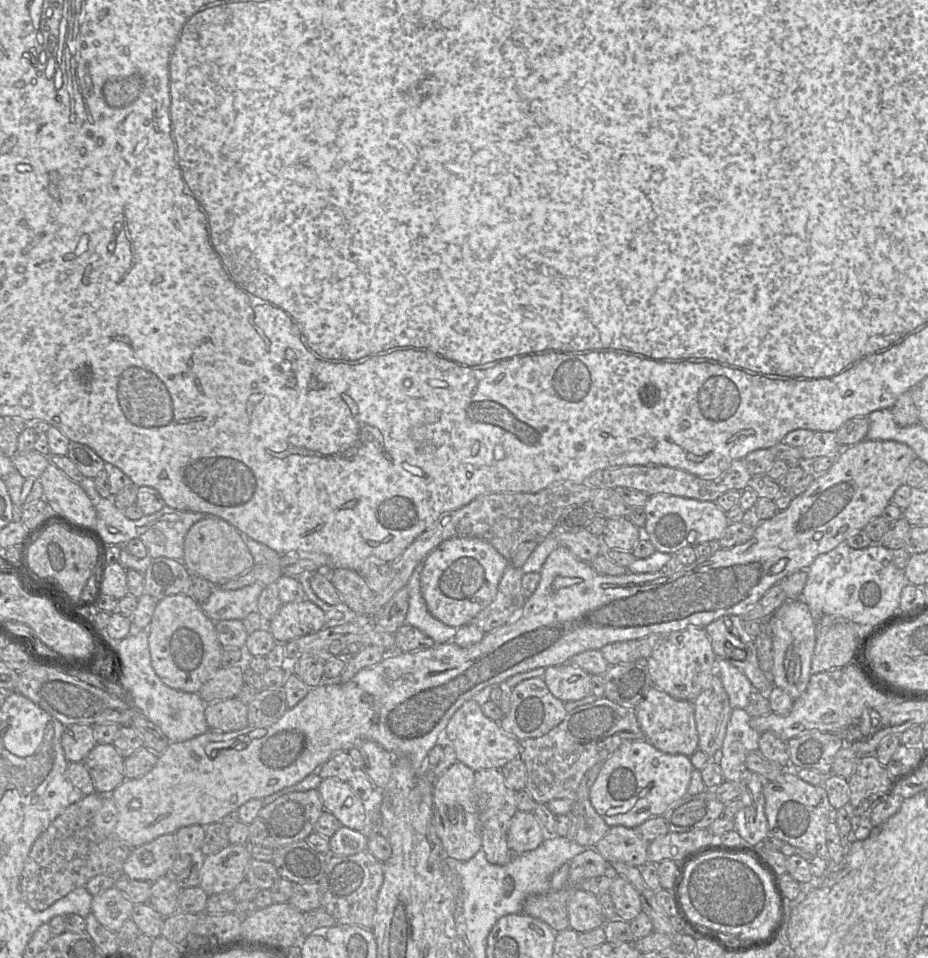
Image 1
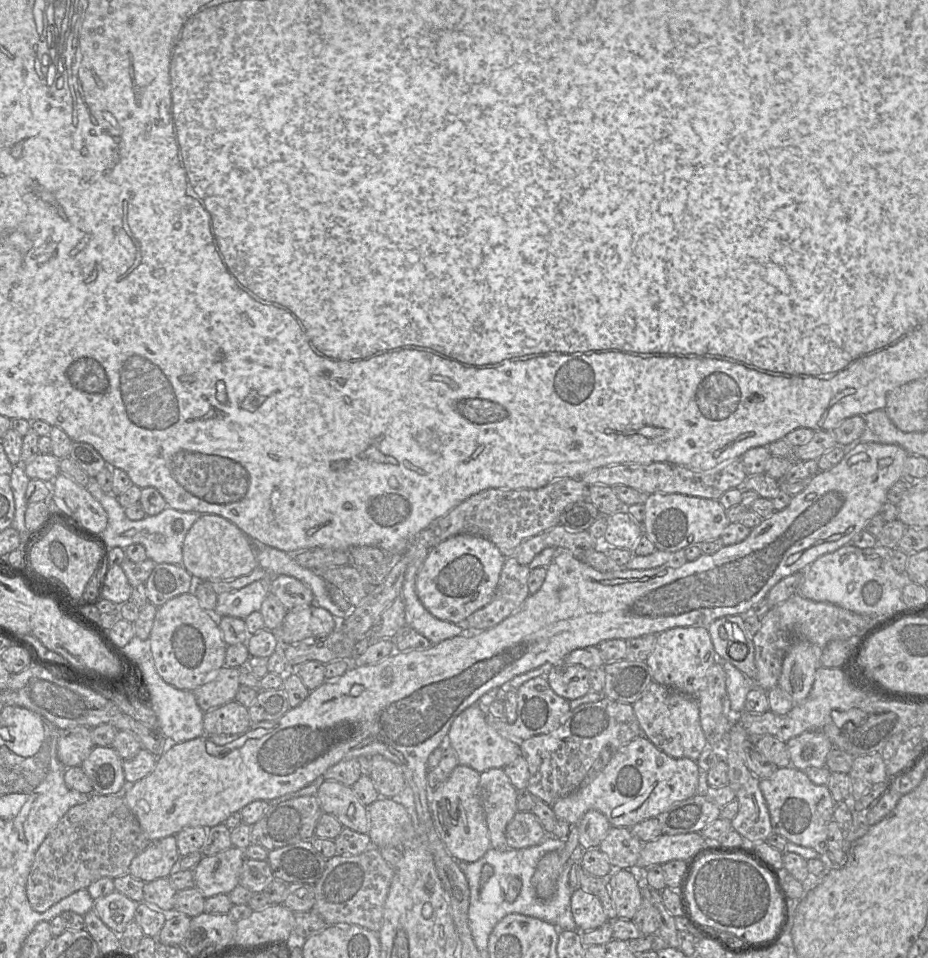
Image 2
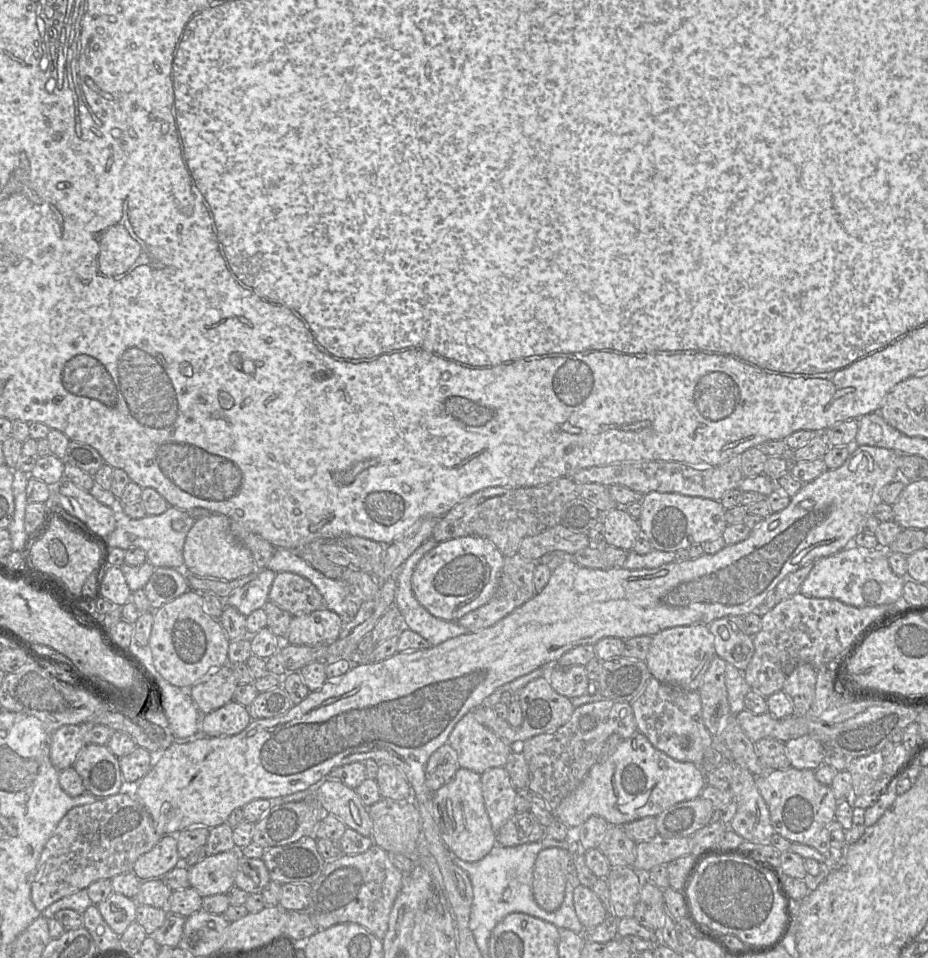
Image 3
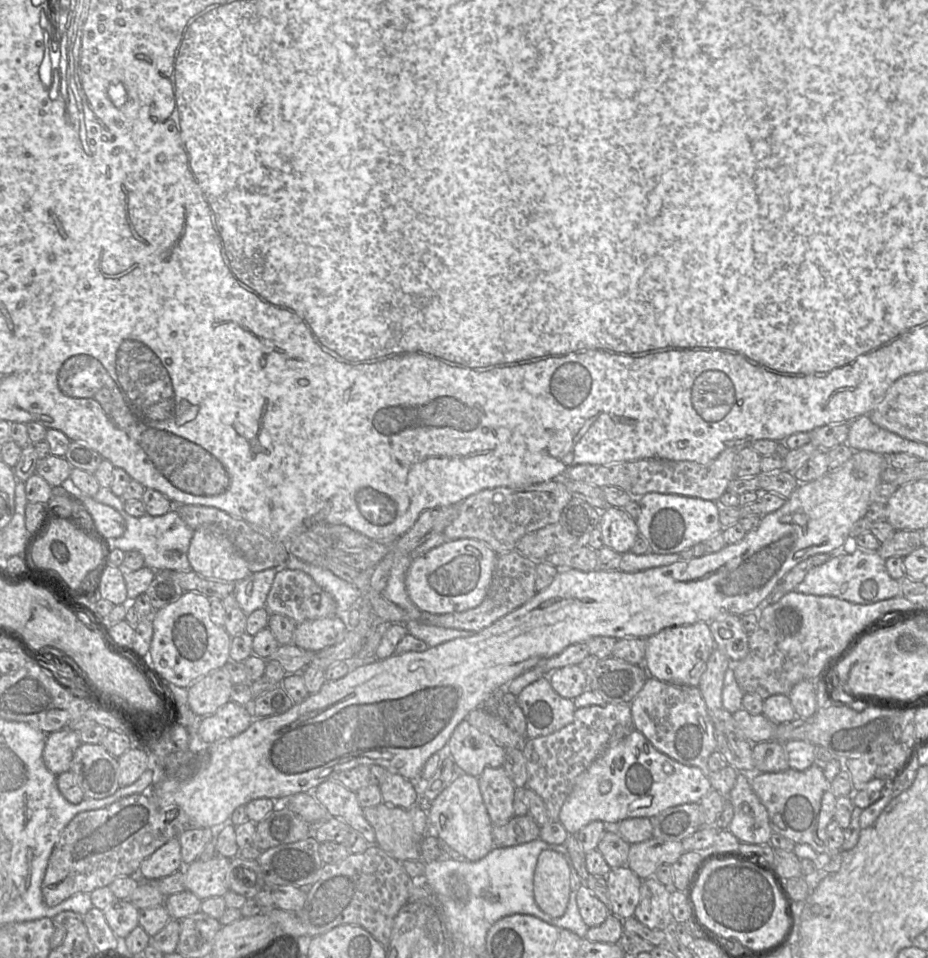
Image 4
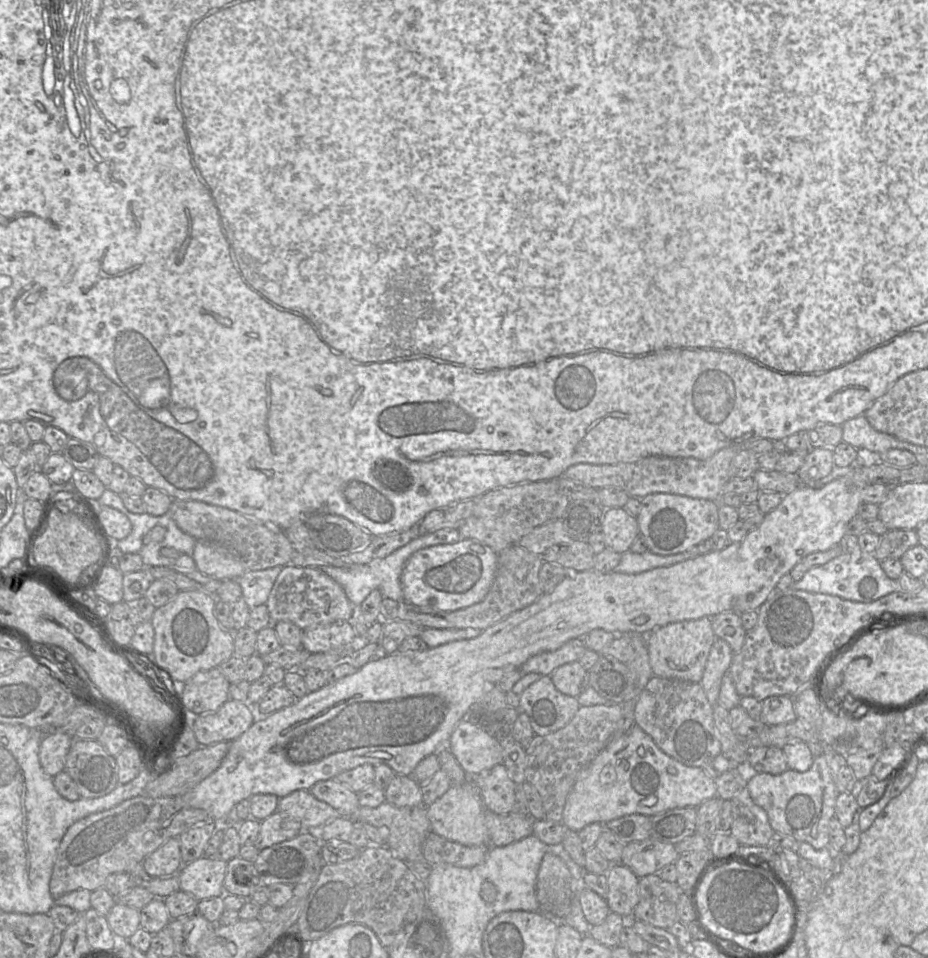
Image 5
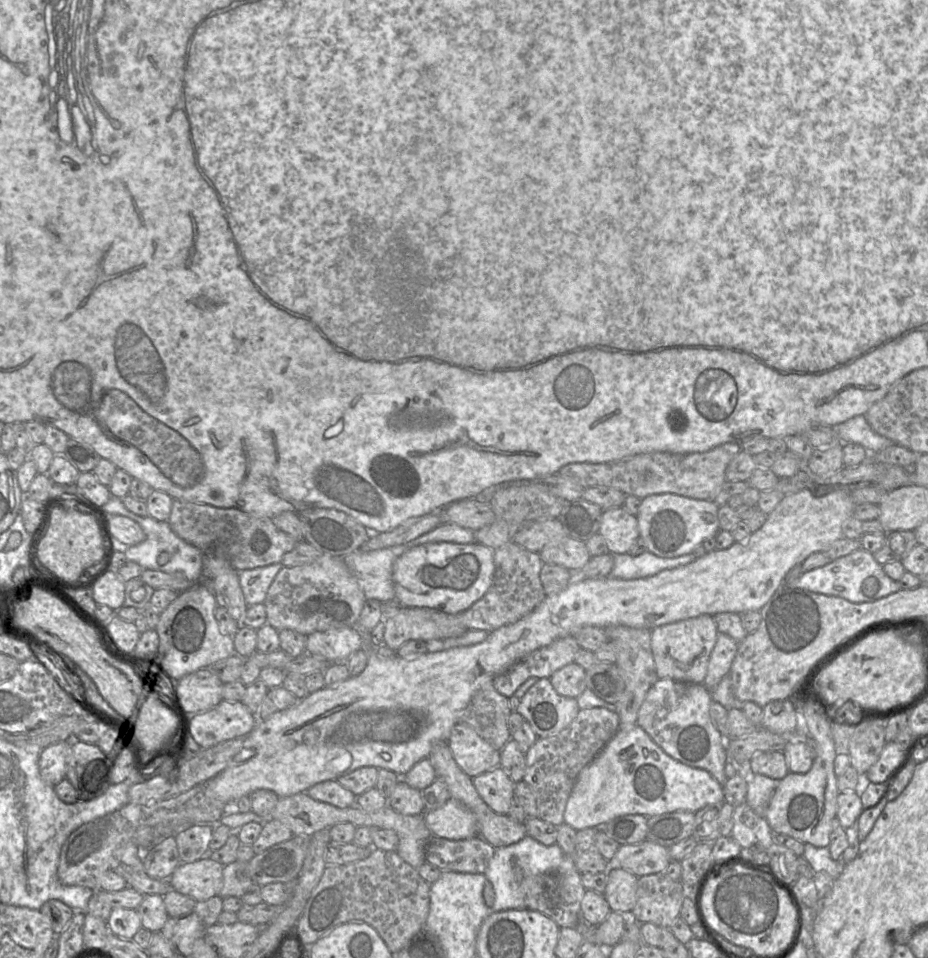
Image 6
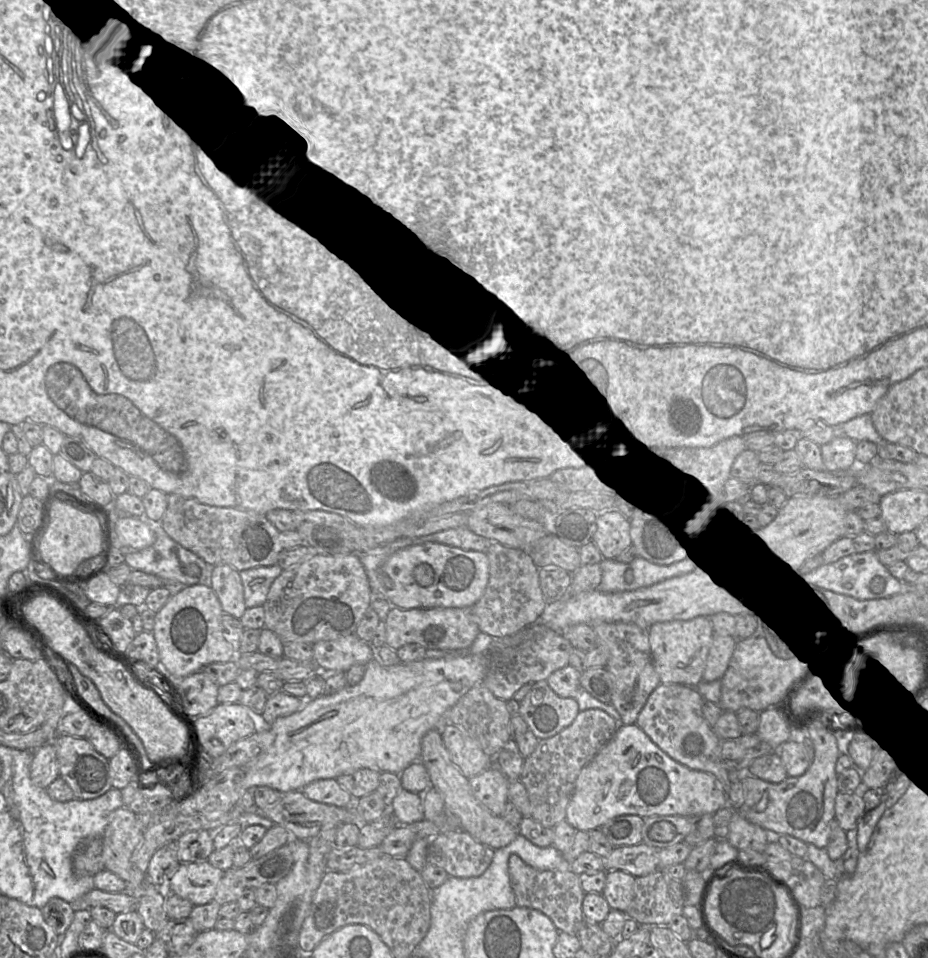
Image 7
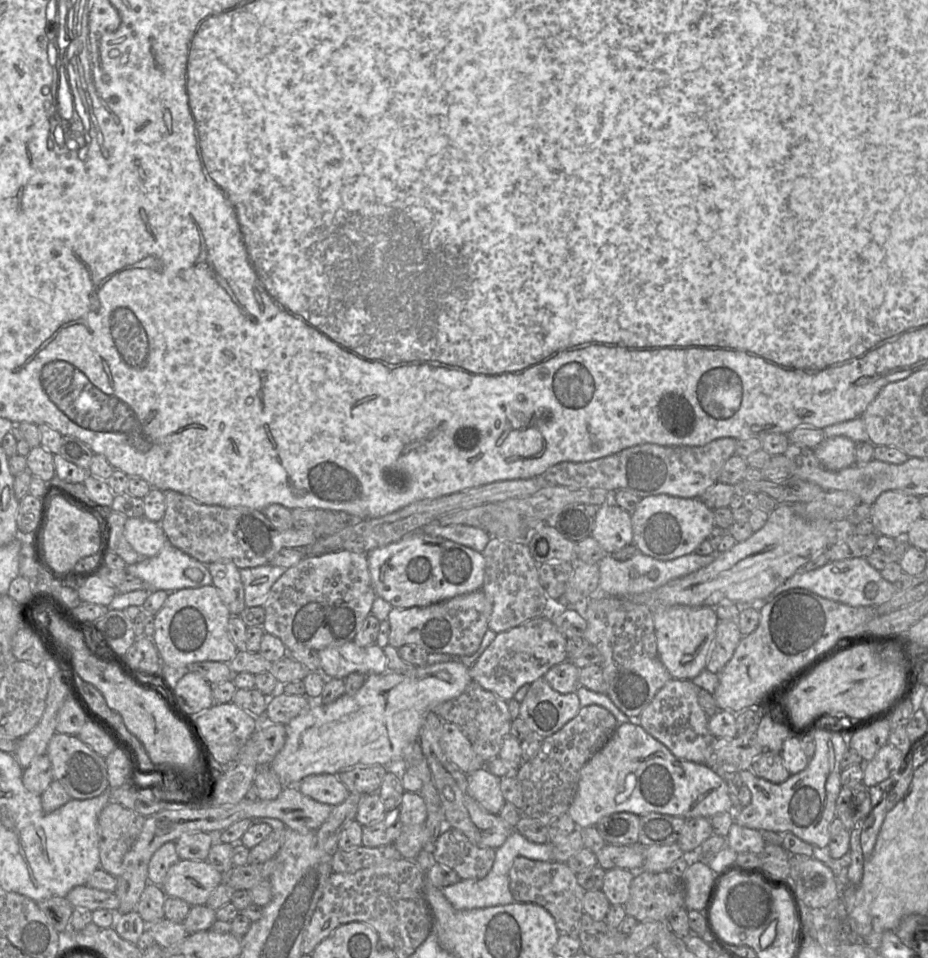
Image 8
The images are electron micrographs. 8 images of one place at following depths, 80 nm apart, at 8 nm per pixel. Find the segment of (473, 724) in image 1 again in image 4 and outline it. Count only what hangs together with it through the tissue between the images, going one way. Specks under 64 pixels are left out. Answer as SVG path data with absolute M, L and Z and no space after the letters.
M464 719L453 731L445 752L452 757L459 772L479 777L486 768L498 768L504 765L506 749L490 735Z

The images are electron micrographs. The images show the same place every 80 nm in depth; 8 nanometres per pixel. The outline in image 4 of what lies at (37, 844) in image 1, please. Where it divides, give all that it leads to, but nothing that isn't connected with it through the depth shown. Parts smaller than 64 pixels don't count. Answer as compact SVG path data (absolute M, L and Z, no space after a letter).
M139 793L132 794L126 797L123 797L109 806L88 810L78 813L64 828L62 831L58 842L56 843L53 851L50 855L48 865L45 871L45 875L41 884L41 892L43 896L43 901L48 907L54 907L66 900L70 896L74 895L78 892L91 893L97 888L101 888L104 886L109 886L114 879L121 876L135 875L138 877L138 870L141 862L154 853L158 848L168 842L170 839L174 837L178 837L181 832L186 830L187 828L197 828L197 827L188 827L188 817L185 813L179 813L173 820L168 820L166 813L161 810L156 803L153 801L153 797L150 793Z

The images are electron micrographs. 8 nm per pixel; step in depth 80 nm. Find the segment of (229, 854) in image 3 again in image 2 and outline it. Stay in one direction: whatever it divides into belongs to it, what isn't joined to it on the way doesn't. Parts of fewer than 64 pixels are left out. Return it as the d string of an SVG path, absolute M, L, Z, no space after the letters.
M234 846L212 856L203 856L193 869L195 887L205 898L228 895L240 883L245 859L244 850Z

